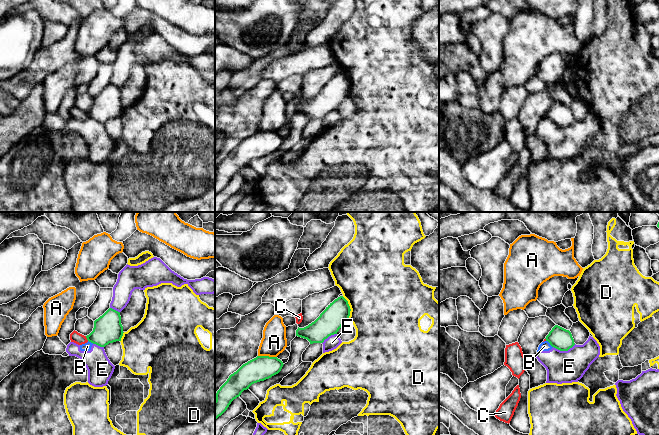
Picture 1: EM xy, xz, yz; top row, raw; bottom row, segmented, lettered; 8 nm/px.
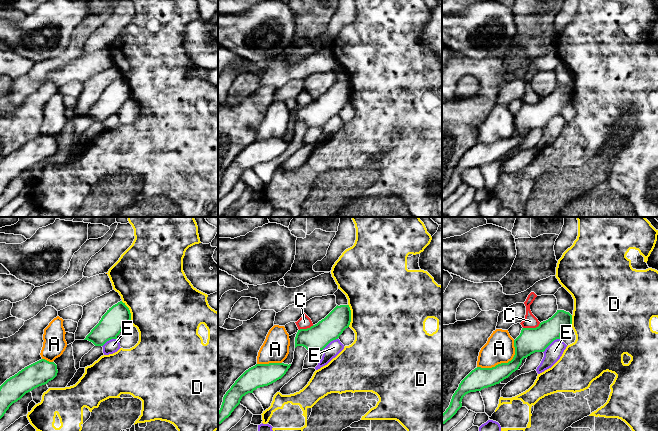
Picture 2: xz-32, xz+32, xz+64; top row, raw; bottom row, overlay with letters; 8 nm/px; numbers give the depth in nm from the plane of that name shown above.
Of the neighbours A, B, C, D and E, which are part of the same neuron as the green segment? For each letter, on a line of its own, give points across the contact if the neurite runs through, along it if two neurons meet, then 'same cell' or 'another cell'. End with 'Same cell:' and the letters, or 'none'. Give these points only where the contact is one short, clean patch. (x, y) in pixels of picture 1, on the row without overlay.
A: another cell
B: border along yz (546, 116), (552, 123); another cell
C: border along xy (85, 112), (88, 116); another cell
D: another cell
E: another cell
Same cell: none

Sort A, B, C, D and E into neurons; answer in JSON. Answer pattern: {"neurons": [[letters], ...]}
{"neurons": [["A"], ["B", "E"], ["C"], ["D"]]}

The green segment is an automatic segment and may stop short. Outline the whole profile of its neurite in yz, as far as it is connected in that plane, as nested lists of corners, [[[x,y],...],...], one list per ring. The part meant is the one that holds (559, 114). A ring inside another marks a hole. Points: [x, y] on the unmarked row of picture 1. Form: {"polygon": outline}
{"polygon": [[[558,101],[552,104],[545,115],[552,123],[560,127],[568,127],[575,121],[571,108]]]}

